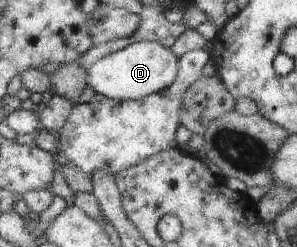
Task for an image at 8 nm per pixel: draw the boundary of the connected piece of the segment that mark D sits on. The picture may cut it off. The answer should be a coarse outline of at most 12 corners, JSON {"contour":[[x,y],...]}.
{"contour":[[137,42],[87,70],[94,94],[140,100],[170,88],[179,59]]}

